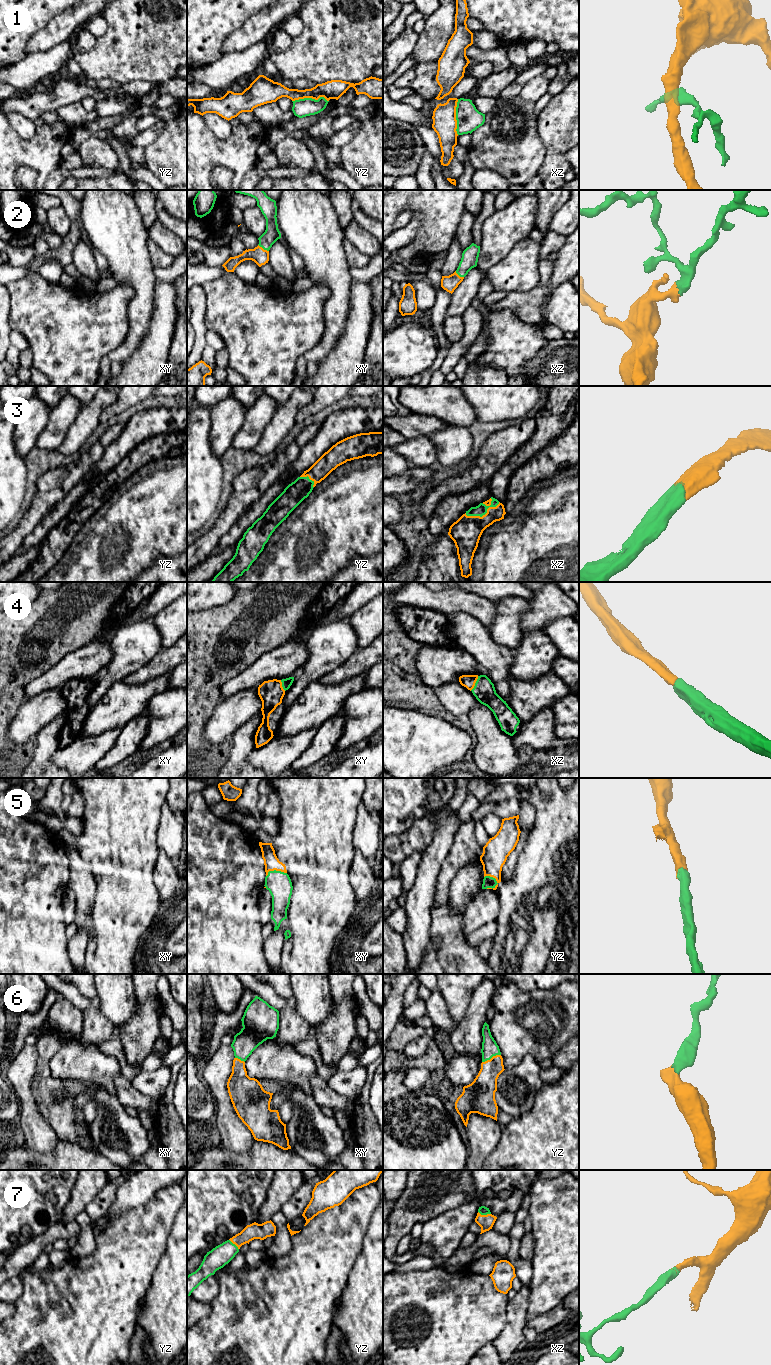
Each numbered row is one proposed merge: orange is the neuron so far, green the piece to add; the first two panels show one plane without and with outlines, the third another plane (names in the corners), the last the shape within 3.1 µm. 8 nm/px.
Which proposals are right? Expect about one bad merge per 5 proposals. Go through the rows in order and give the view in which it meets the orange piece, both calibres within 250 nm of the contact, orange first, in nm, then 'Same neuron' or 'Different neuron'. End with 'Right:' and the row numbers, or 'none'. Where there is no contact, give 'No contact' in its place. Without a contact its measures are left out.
1: Touches orange in yz. Thickness 160 nm (orange) against 150 nm. Different neuron
2: Touches orange in xy. Thickness 130 nm (orange) against 120 nm. Same neuron
3: Touches orange in xz. Thickness 240 nm (orange) against 90 nm. Same neuron
4: Touches orange in xz. Thickness 110 nm (orange) against 170 nm. Same neuron
5: Touches orange in yz. Thickness 200 nm (orange) against 100 nm. Same neuron
6: Touches orange in yz. Thickness 200 nm (orange) against 130 nm. Same neuron
7: Touches orange in xz. Thickness 120 nm (orange) against 70 nm. Same neuron
Right: 2, 3, 4, 5, 6, 7

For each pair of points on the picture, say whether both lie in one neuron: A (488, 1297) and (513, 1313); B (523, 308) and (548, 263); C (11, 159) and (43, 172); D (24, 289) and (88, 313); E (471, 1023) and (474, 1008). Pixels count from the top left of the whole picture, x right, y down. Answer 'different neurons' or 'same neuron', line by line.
A: different neurons
B: same neuron
C: same neuron
D: same neuron
E: same neuron

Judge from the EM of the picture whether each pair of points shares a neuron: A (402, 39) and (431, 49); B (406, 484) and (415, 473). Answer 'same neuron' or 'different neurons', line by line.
A: different neurons
B: same neuron

